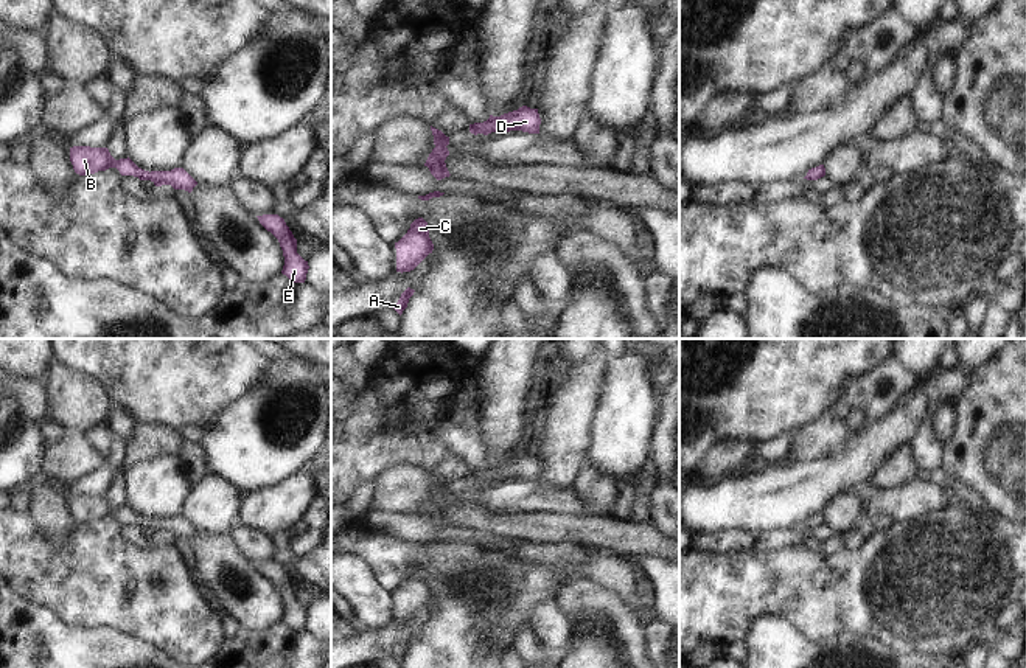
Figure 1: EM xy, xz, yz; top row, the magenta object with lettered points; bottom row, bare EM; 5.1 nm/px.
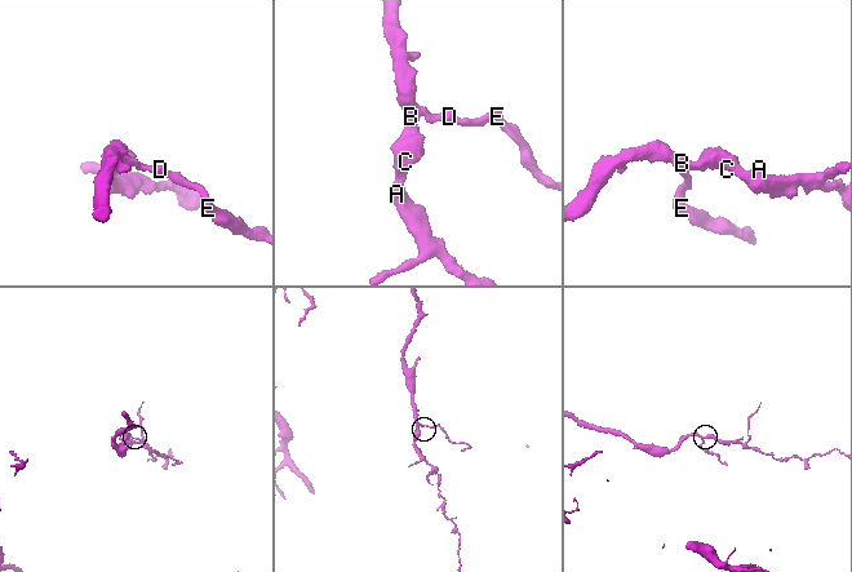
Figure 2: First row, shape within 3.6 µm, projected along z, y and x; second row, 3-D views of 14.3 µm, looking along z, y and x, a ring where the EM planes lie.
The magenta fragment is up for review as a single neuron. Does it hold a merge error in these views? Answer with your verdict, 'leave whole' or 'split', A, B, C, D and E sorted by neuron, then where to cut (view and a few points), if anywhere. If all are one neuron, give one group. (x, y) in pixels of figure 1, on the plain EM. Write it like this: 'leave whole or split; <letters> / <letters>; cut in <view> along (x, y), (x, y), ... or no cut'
leave whole; A B C D E; no cut

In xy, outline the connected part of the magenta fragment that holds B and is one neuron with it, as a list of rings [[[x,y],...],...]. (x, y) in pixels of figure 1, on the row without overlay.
[[[73,494],[70,496],[70,510],[75,520],[79,524],[90,524],[98,519],[117,516],[121,524],[134,524],[140,528],[151,528],[155,534],[171,533],[174,538],[185,538],[191,541],[197,533],[197,530],[183,516],[149,520],[138,516],[129,505],[115,508],[107,496]]]

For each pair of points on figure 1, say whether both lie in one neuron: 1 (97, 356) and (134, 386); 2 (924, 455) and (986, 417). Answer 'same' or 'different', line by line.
1: same
2: different

